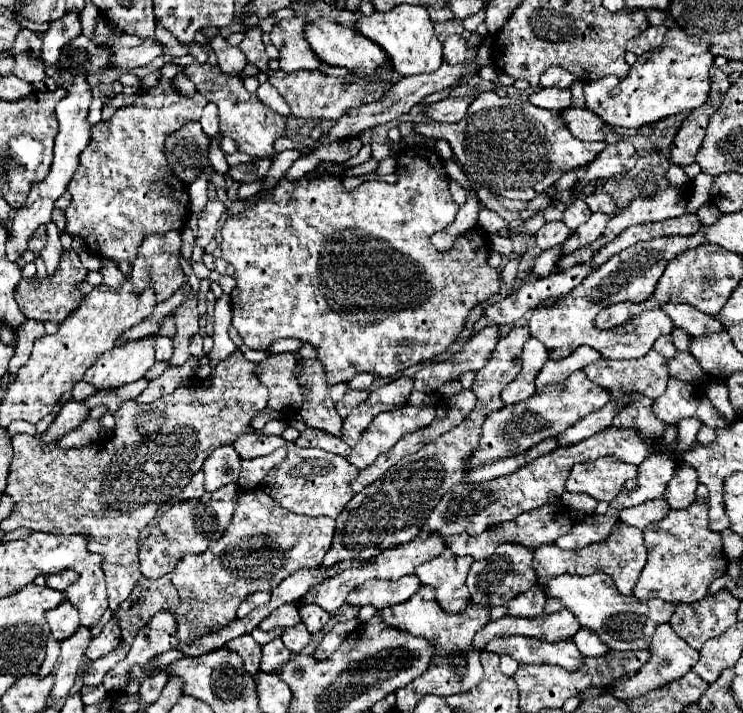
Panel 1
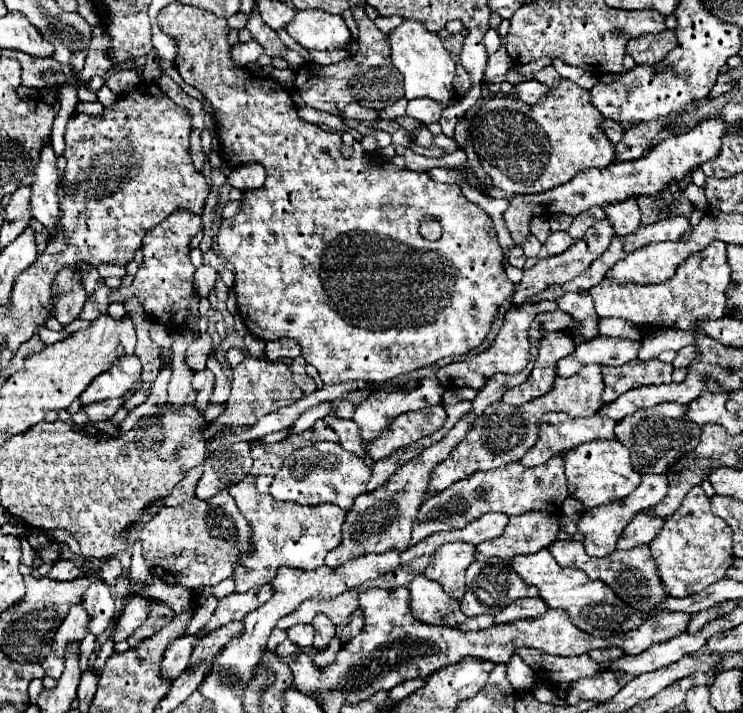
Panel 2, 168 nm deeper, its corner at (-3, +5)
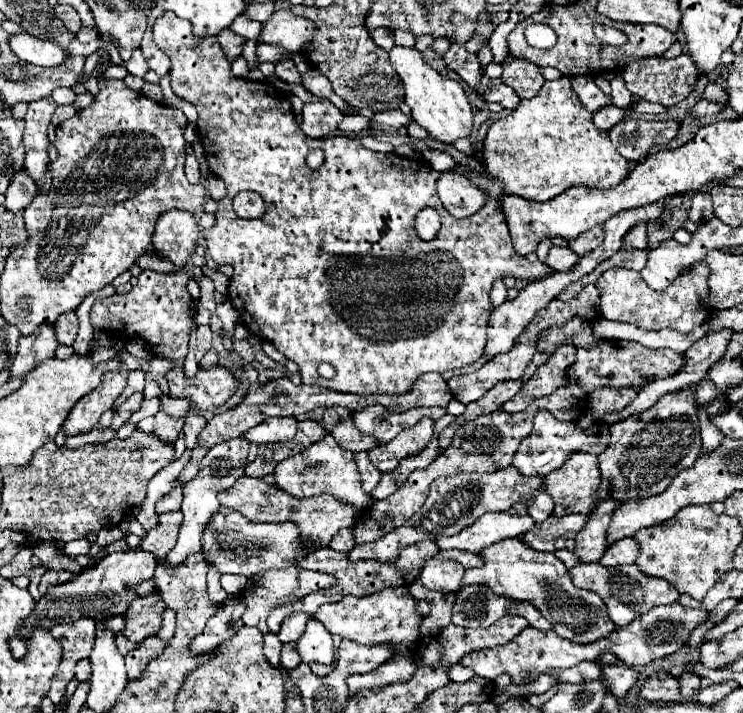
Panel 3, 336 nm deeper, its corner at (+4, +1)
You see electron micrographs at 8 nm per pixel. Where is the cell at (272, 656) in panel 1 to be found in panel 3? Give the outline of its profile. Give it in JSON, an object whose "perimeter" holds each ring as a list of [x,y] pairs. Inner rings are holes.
{"perimeter":[[[289,642],[289,644],[283,644],[283,650],[281,650],[281,662],[287,670],[295,668],[299,662],[301,662],[301,656],[297,654],[297,642]]]}

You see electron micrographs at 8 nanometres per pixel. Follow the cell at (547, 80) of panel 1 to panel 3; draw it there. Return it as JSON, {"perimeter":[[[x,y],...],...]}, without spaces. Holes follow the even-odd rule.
{"perimeter":[[[507,56],[507,60],[503,62],[501,82],[513,88],[519,98],[533,98],[541,90],[545,78],[541,76],[539,66],[535,66],[533,62]]]}

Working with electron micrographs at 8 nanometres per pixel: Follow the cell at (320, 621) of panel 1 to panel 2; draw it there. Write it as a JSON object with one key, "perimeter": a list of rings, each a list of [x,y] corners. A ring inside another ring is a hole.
{"perimeter":[[[316,614],[312,620],[312,626],[316,630],[316,638],[314,638],[314,648],[326,648],[328,642],[334,638],[336,626],[332,624],[332,620],[326,614]]]}

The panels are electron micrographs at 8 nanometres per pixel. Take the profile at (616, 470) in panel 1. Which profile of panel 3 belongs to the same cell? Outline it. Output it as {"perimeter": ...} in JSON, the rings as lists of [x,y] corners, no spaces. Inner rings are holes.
{"perimeter":[[[575,452],[573,456],[569,456],[569,460],[559,470],[555,470],[543,478],[543,488],[555,502],[551,516],[589,514],[597,504],[593,492],[599,488],[599,482],[601,482],[601,476],[599,476],[599,466],[597,466],[595,454]]]}

